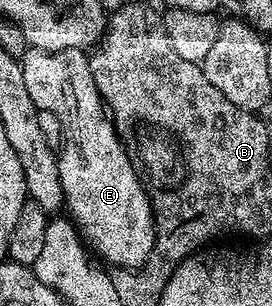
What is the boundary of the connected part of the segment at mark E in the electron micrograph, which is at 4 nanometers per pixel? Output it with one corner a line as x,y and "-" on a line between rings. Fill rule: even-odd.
28,47
27,53
21,57
21,63
23,73
25,74
25,86
29,89
29,98
33,98
35,105
44,113
52,112
52,114
55,115
56,122
59,123
60,130
63,131
63,149
60,147
57,152
59,157
61,190
63,191
66,211
71,211
71,213
69,213
70,219
81,233
82,243
86,245
91,252
92,250
95,251
105,263
111,264
110,267
112,269
129,268
138,270
142,268
144,262
149,258
149,254
153,250
153,242
155,241
155,215
151,212
151,200
147,197
147,189
144,181
141,179
140,173
133,163
132,153
121,139
120,133
117,131
112,117
109,115
108,109
103,103
101,94
93,82
91,62
88,53
82,48
66,48
65,50
57,50
56,52
46,52
40,48

